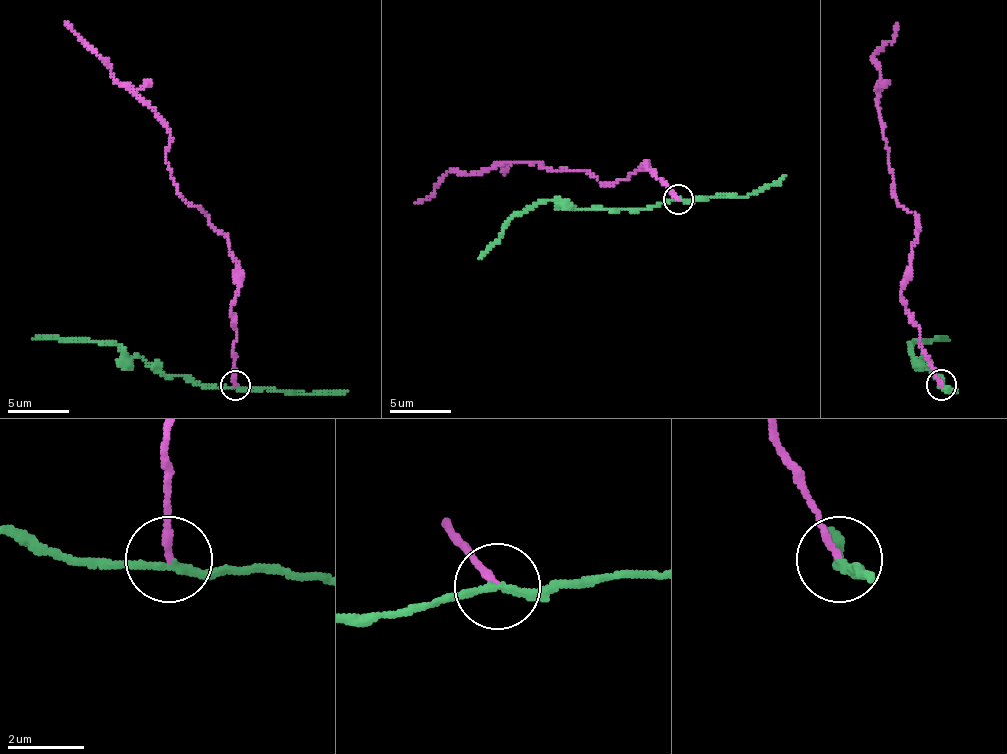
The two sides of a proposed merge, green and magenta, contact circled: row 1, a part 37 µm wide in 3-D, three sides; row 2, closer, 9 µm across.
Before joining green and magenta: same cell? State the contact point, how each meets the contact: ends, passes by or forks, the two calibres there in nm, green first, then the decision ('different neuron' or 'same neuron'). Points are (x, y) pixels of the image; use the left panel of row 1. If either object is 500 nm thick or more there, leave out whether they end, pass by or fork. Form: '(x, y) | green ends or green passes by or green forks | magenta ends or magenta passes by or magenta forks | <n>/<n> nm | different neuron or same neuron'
(235, 385) | green passes by | magenta ends | 190/180 nm | different neuron

